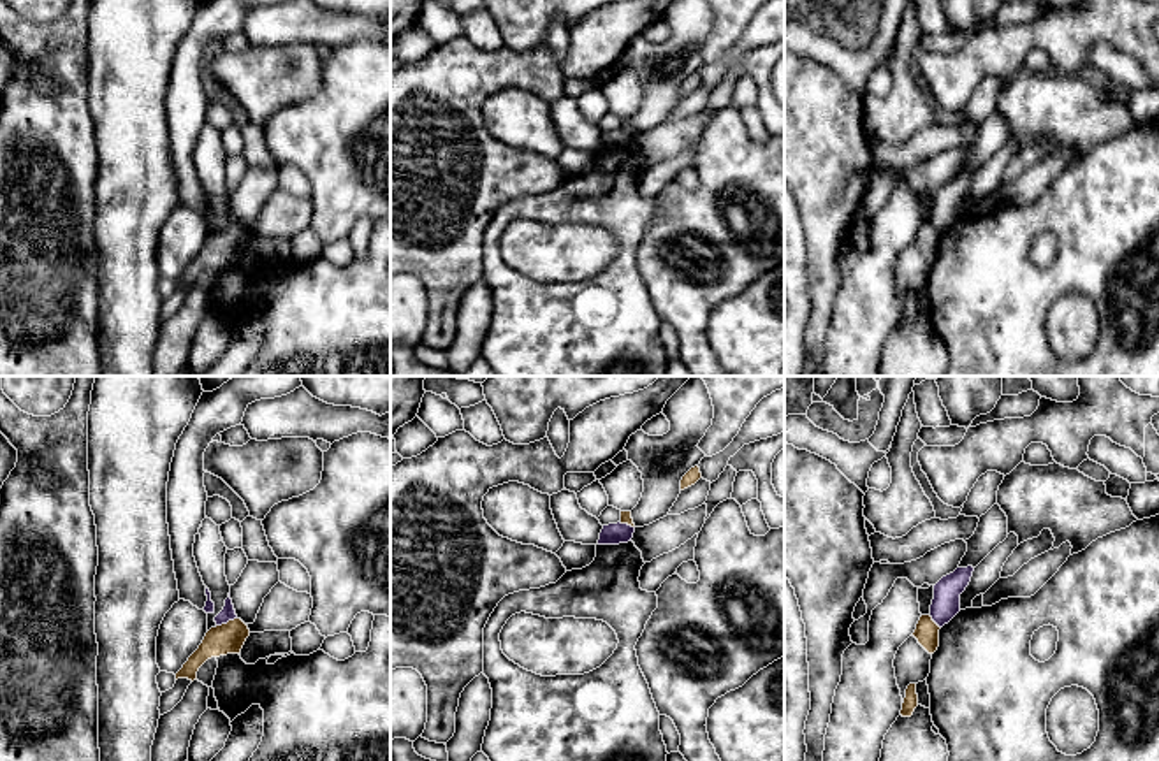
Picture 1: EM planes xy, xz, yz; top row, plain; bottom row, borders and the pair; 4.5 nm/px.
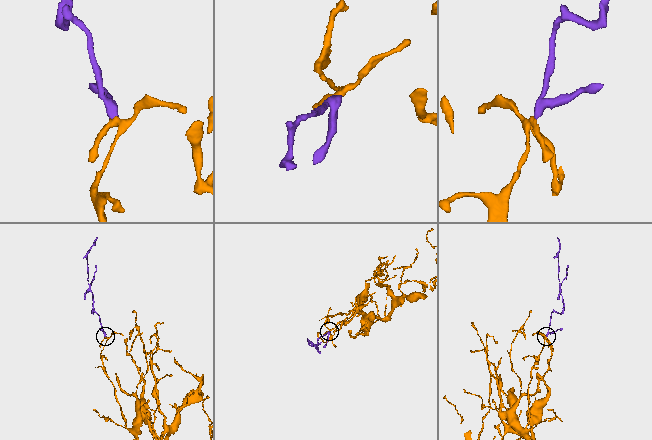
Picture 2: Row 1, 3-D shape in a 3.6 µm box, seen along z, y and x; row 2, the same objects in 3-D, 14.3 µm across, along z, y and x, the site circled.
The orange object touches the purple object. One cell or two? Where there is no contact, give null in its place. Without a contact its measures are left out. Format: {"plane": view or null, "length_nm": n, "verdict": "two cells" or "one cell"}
{"plane": "xy", "length_nm": 100, "verdict": "two cells"}

